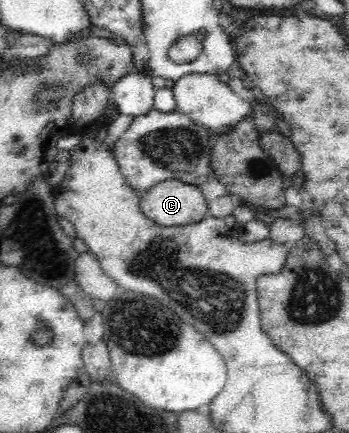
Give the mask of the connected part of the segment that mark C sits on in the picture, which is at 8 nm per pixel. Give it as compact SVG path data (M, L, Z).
M167 180L140 197L147 219L163 227L195 225L208 215L208 202L196 185Z

